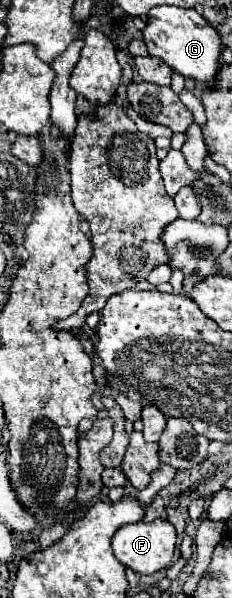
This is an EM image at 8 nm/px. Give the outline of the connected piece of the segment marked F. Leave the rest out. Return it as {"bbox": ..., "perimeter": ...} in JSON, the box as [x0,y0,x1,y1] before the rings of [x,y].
{"bbox":[112,520,176,574],"perimeter":[[[154,520],[154,522],[136,522],[122,526],[114,538],[112,548],[116,558],[136,574],[154,574],[158,570],[166,570],[172,562],[176,546],[176,530],[168,520]]]}

